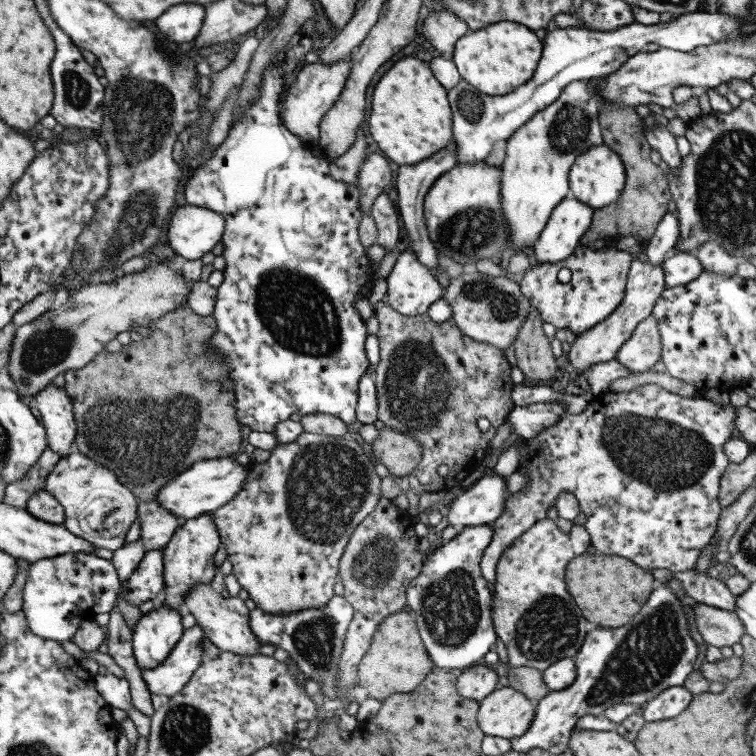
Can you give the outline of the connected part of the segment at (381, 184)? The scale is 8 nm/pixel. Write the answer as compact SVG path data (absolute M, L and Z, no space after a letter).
M370 154L363 160L357 187L360 192L362 214L370 213L374 200L384 193L384 188L392 183L392 170L389 160L380 154Z

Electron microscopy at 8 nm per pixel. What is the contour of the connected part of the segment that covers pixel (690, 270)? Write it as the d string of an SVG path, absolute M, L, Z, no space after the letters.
M676 252L666 258L663 266L665 286L668 288L691 283L704 270L698 258L693 253L686 252Z

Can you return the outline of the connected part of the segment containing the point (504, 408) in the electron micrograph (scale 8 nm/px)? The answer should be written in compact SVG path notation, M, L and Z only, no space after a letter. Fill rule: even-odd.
M386 297L373 307L373 313L380 322L377 334L380 361L371 368L378 396L377 419L392 430L419 442L423 456L413 474L418 478L424 493L448 492L454 486L459 486L462 480L482 464L498 426L505 423L515 407L512 403L512 389L516 384L510 379L512 366L501 348L472 340L451 318L436 323L427 315L406 317L396 312ZM478 418L486 418L490 422L486 432L478 427ZM442 464L450 470L446 476L438 474L438 466Z

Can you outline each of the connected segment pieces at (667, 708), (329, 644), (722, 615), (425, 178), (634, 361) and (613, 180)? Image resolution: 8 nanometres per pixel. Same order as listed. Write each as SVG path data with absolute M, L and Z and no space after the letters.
M683 684L667 688L647 702L648 706L645 706L642 716L645 722L674 718L688 708L692 697Z
M334 595L323 607L297 611L290 615L274 615L256 608L250 612L250 629L252 629L254 637L258 637L260 644L272 644L272 646L283 648L289 652L290 658L296 662L298 670L308 680L320 682L324 694L328 696L329 706L335 704L338 693L344 693L343 697L350 704L356 701L356 690L360 686L353 684L347 690L339 690L337 676L344 640L346 640L353 614L350 602L342 596Z
M698 603L694 608L694 624L706 645L719 649L740 643L745 636L744 623L735 612L720 610Z
M452 141L444 150L440 150L436 156L430 156L428 160L422 160L420 164L403 165L398 168L397 190L398 190L398 213L403 227L403 246L410 252L416 253L416 259L430 269L434 276L439 275L438 256L436 248L432 241L428 238L424 215L423 215L423 201L428 194L428 190L432 188L432 184L436 182L440 176L448 172L456 165L458 156L456 156L456 142Z
M650 314L638 323L615 359L633 373L646 372L661 359L661 346L657 318Z
M597 145L576 158L569 172L570 195L594 209L612 206L626 186L622 159L607 145Z

